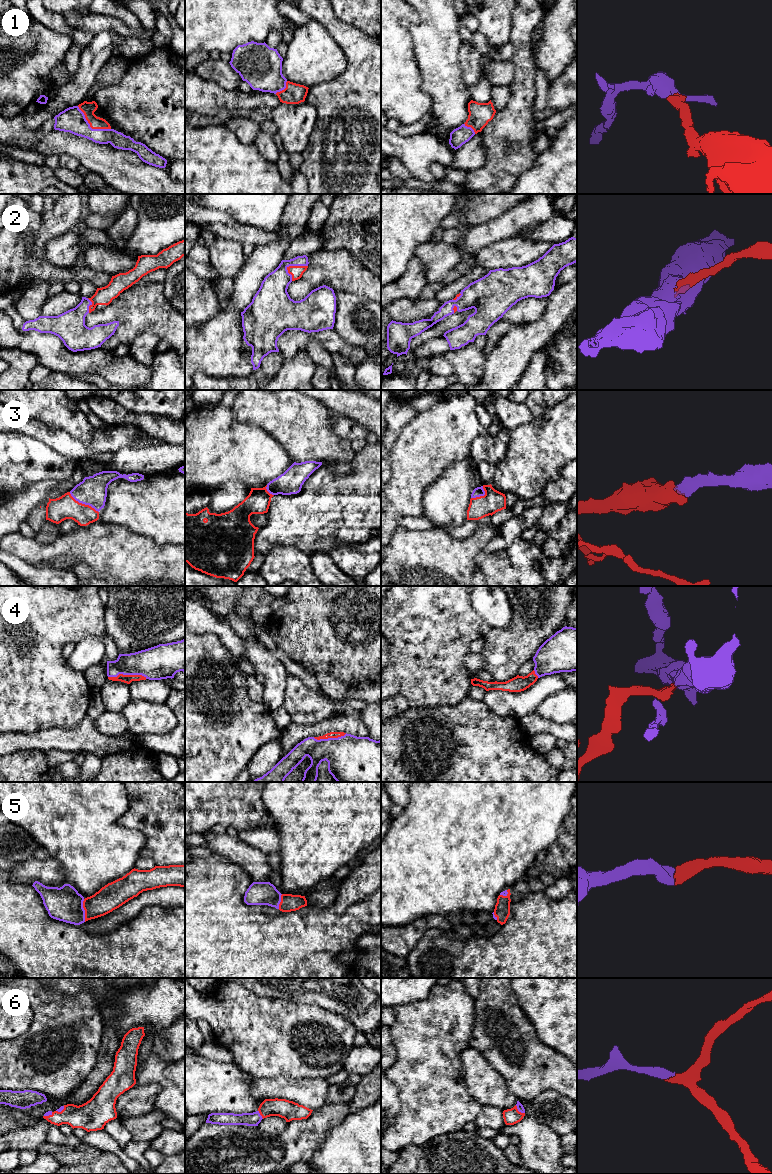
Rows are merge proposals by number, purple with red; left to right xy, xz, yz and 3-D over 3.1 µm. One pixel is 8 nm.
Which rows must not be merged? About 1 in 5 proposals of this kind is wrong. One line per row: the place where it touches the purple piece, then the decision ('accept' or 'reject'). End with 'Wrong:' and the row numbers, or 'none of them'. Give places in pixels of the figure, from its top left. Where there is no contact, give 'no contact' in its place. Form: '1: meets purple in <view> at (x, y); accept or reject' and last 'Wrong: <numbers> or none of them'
1: meets purple in xy at (89, 126); accept
2: meets purple in xz at (291, 265); accept
3: meets purple in xy at (83, 503); accept
4: meets purple in xy at (127, 674); accept
5: meets purple in xy at (84, 910); accept
6: meets purple in yz at (519, 1111); accept
Wrong: none of them

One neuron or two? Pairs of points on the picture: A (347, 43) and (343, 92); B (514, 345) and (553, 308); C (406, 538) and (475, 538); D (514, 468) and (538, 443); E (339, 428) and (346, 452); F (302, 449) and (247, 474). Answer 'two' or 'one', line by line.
A: one
B: one
C: one
D: one
E: two
F: two

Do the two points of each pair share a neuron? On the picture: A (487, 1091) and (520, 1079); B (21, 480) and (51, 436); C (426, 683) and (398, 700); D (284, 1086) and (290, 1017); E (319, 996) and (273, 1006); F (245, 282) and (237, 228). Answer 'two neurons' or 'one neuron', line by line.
A: two neurons
B: two neurons
C: two neurons
D: two neurons
E: two neurons
F: two neurons

